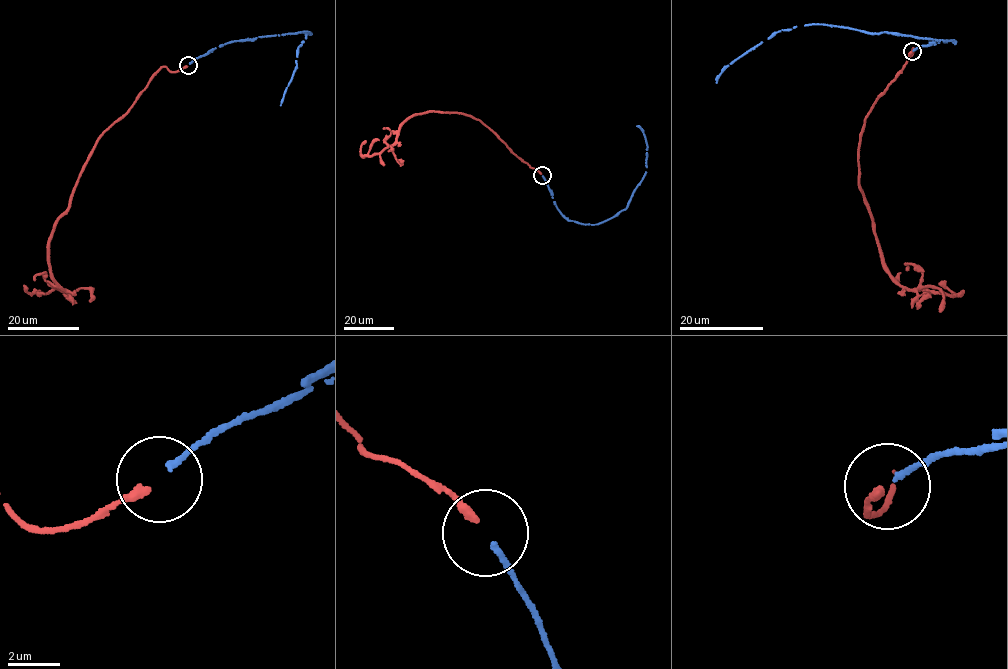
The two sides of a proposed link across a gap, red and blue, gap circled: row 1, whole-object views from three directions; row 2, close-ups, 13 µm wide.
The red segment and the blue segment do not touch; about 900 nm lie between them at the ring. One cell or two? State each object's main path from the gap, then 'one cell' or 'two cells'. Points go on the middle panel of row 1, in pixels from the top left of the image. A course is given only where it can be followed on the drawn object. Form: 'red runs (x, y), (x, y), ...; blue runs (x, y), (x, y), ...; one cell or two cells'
red runs (541, 174), (481, 122), (455, 112), (433, 111), (409, 117), (396, 142), (378, 153), (361, 153), (366, 140); blue runs (542, 176), (554, 203), (569, 220), (596, 224), (616, 216), (626, 209), (645, 172), (647, 144), (636, 125); one cell

